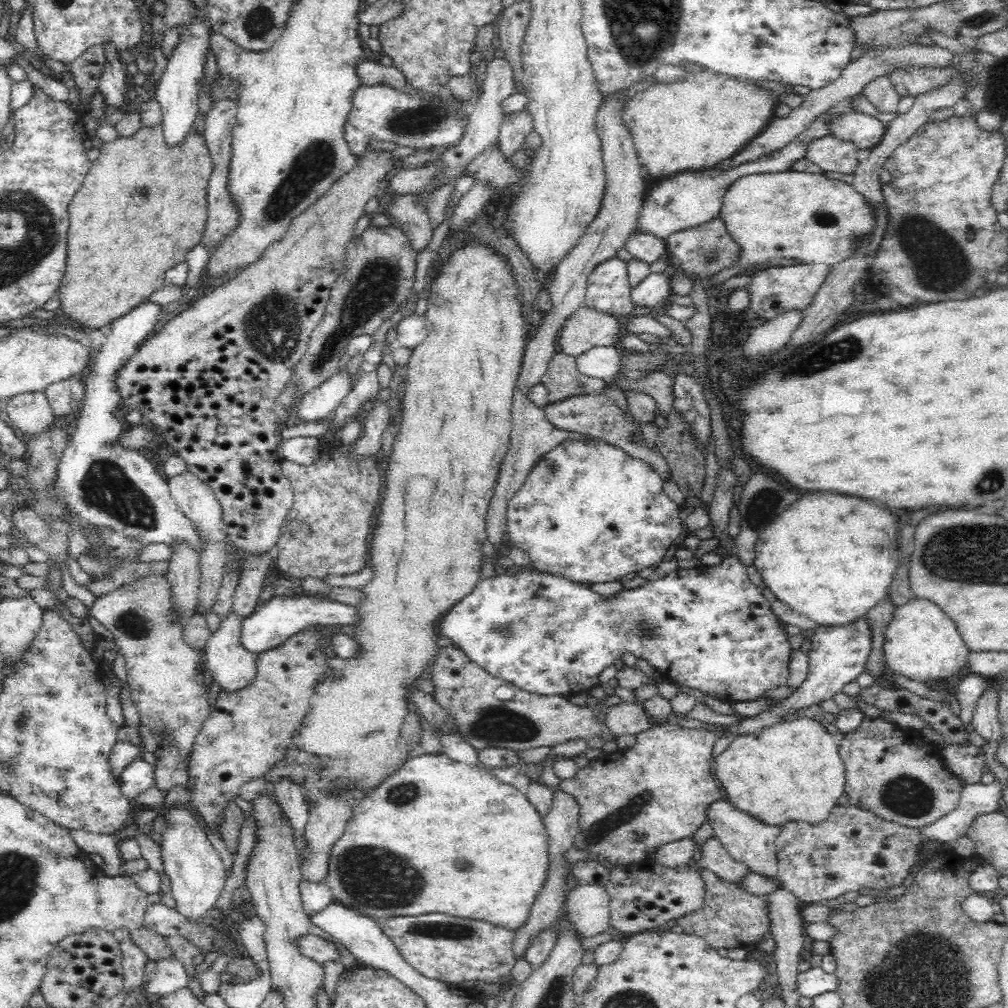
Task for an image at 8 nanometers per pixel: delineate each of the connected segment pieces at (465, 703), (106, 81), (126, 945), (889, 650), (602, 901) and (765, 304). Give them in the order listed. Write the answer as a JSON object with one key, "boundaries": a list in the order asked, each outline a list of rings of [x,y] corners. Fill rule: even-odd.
{"boundaries":[[[[458,646],[442,647],[431,673],[433,699],[449,711],[459,728],[457,731],[478,751],[488,746],[513,751],[552,747],[572,738],[588,740],[597,736],[604,741],[613,739],[604,720],[599,720],[590,707],[574,705],[569,697],[532,694],[516,688],[472,662]],[[499,686],[512,687],[514,696],[508,700],[496,699],[494,692]]],[[[111,40],[102,44],[104,47],[104,71],[100,76],[98,91],[103,95],[105,105],[119,110],[125,105],[125,95],[128,88],[129,77],[125,65],[120,60],[119,48]]],[[[125,939],[120,943],[123,952],[123,972],[120,992],[133,990],[140,994],[145,980],[145,968],[150,961],[147,954],[131,939]]],[[[914,598],[897,608],[885,630],[884,664],[894,673],[918,682],[959,677],[957,673],[968,662],[971,653],[962,640],[956,623],[936,602]]],[[[599,883],[580,884],[567,896],[567,914],[582,939],[610,928],[609,900],[605,885]]],[[[801,263],[792,266],[773,266],[758,271],[746,285],[750,292],[748,309],[752,309],[761,320],[770,320],[776,314],[782,314],[792,308],[807,308],[828,276],[829,269],[828,265]]]]}

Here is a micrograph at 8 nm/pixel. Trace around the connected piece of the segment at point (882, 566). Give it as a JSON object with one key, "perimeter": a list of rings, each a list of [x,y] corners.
{"perimeter":[[[812,492],[802,496],[798,502],[794,502],[792,506],[788,506],[788,510],[784,510],[778,520],[771,522],[757,538],[754,566],[762,575],[762,580],[768,589],[780,599],[782,603],[792,611],[808,617],[810,621],[820,624],[821,626],[842,626],[850,624],[864,617],[881,599],[887,596],[887,591],[890,589],[894,574],[896,573],[899,560],[896,560],[896,546],[898,546],[899,530],[896,530],[896,520],[894,516],[890,516],[888,510],[876,508],[872,504],[868,504],[862,498],[854,498],[854,496],[842,496],[842,494],[832,494],[832,492]]]}

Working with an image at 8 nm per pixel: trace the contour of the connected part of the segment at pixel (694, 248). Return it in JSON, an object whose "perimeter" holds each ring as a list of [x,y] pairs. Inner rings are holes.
{"perimeter":[[[719,216],[694,228],[671,234],[665,243],[667,254],[676,258],[682,274],[688,278],[699,278],[704,281],[724,268],[736,264],[742,254],[740,245],[730,236],[727,226]]]}

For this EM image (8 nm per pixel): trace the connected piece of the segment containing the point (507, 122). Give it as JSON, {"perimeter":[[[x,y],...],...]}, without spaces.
{"perimeter":[[[526,110],[505,114],[499,132],[499,151],[506,161],[525,142],[525,136],[533,131],[532,117]]]}

